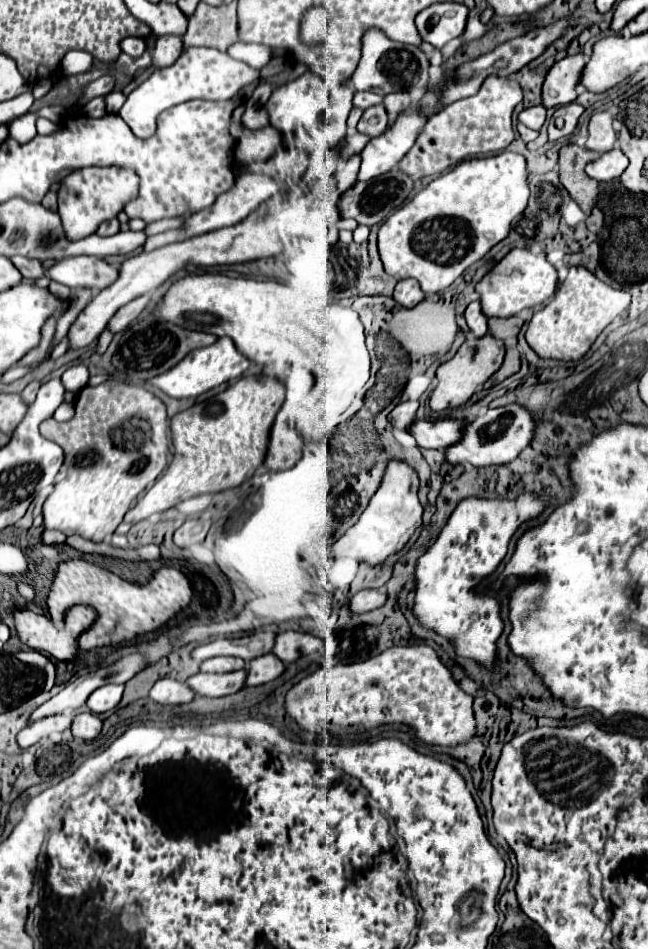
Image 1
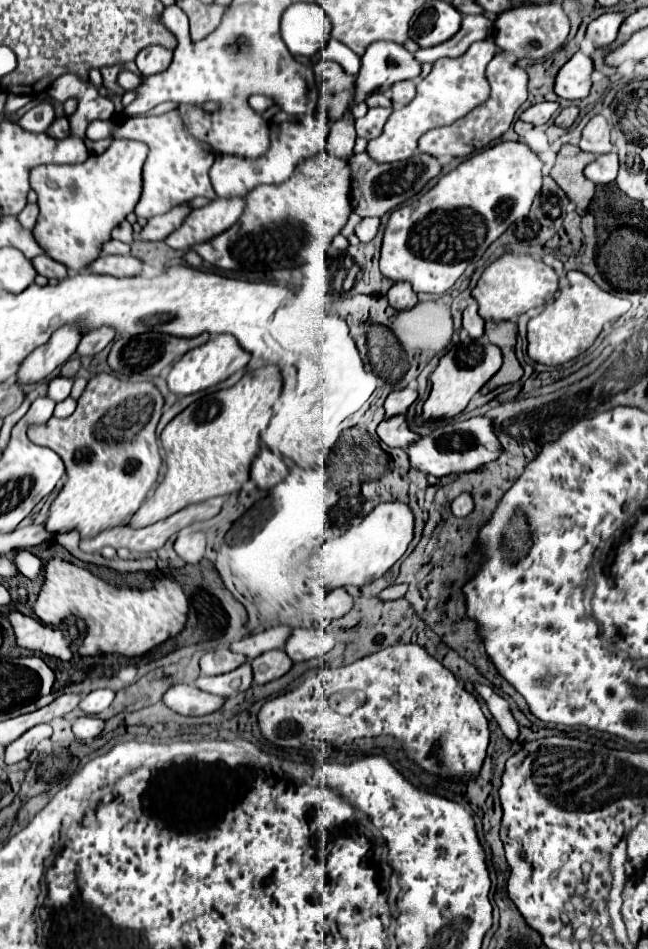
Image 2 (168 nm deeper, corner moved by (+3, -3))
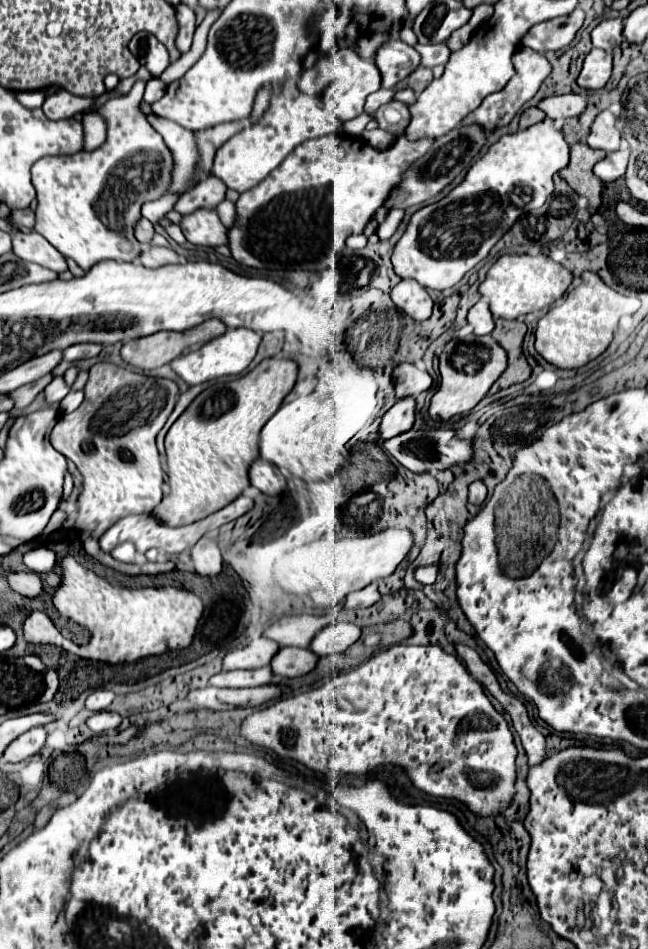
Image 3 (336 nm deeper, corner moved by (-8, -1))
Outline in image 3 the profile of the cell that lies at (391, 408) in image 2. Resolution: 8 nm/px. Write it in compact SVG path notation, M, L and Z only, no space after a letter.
M400 363L392 371L392 383L398 399L416 397L432 385L432 377L412 363Z

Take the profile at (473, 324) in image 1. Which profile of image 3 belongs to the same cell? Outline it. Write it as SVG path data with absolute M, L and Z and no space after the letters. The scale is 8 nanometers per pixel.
M482 299L468 311L468 323L474 327L476 335L488 335L494 329L494 319L488 309L488 303Z

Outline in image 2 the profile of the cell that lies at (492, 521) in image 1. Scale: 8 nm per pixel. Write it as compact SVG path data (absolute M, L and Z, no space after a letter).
M467 493L459 495L459 497L455 499L453 513L455 513L457 517L465 517L465 515L469 515L471 511L473 511L473 501L471 501L471 495L467 495Z

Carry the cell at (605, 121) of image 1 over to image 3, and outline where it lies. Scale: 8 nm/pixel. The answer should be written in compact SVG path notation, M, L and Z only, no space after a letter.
M600 111L594 119L588 135L588 145L608 153L620 149L620 131L616 129L616 117L610 111Z

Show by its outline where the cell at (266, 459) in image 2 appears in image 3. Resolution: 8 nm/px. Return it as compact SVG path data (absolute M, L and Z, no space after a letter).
M256 459L248 469L250 485L260 489L264 495L280 495L286 487L286 479L280 471L264 459Z

